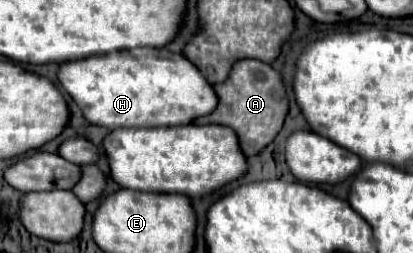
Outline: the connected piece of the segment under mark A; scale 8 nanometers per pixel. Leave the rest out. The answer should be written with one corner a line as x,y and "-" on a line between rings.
240,60
234,64
228,80
224,84
214,86
220,104
218,108
198,118
196,124
226,124
236,130
242,150
246,156
260,154
284,126
284,120
288,116
288,98
286,98
286,86
284,86
284,98
282,98
282,76
276,72
270,64
264,64
260,60

